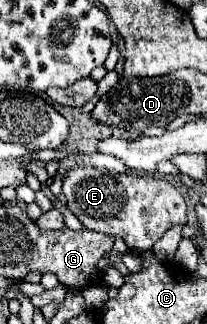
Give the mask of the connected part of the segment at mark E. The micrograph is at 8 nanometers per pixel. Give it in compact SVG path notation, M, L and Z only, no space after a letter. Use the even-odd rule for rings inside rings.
M73 166L63 176L63 194L69 210L85 224L87 230L121 236L129 248L147 252L175 224L187 222L185 200L167 180L153 176L111 174L95 166Z

